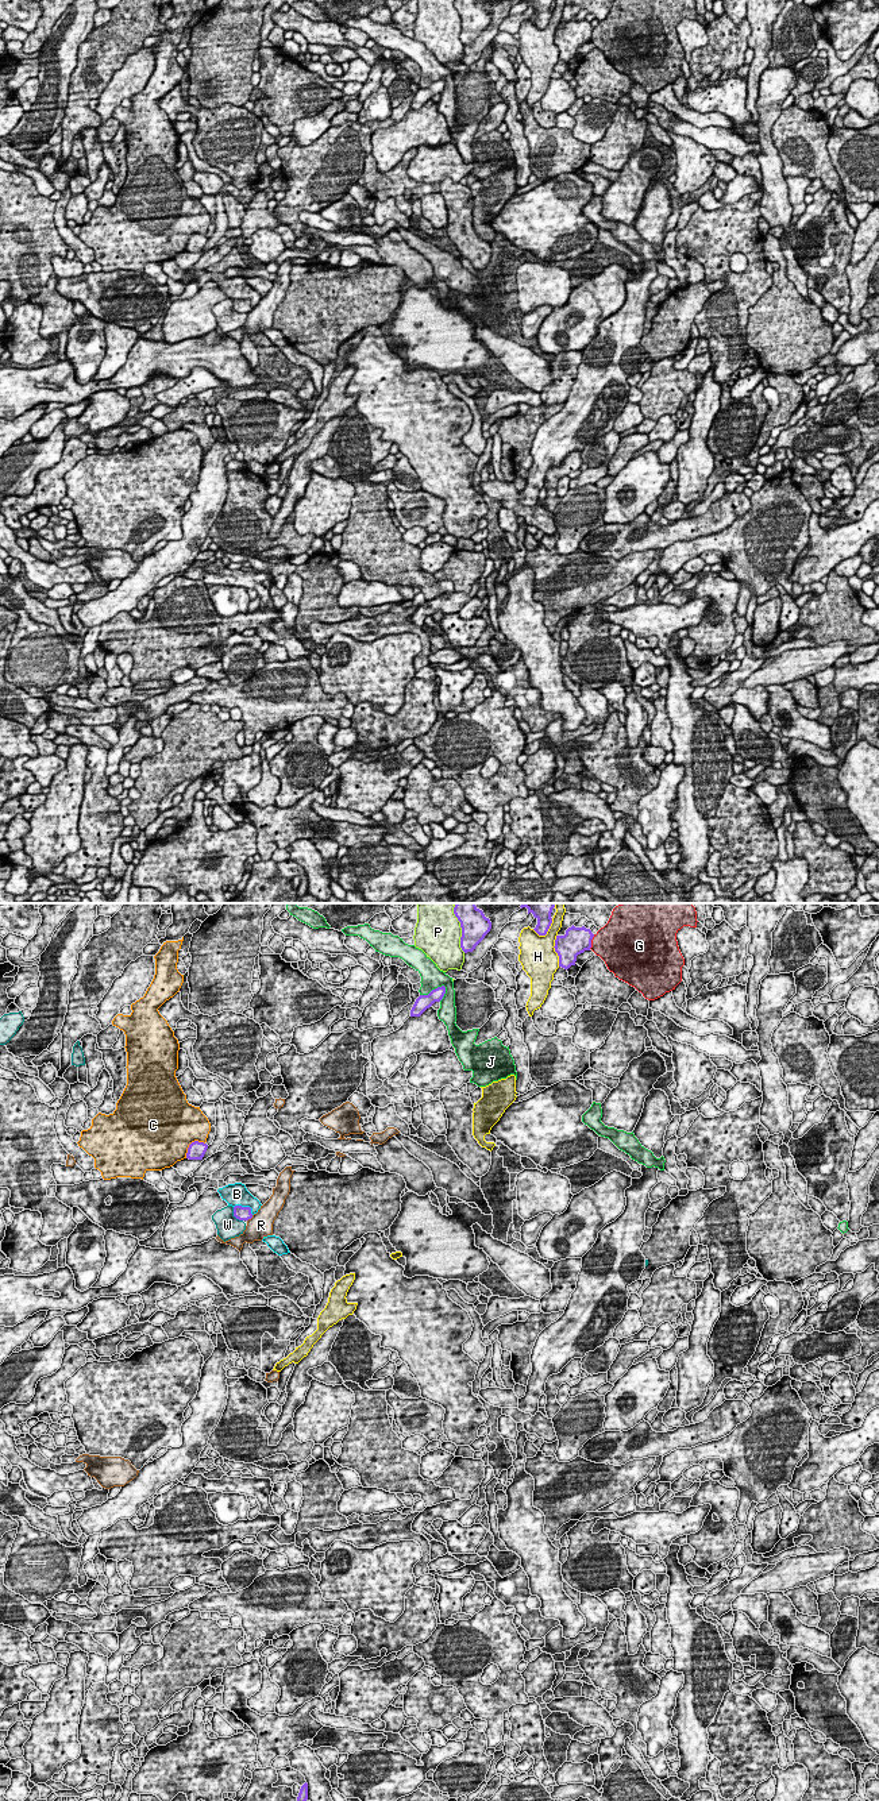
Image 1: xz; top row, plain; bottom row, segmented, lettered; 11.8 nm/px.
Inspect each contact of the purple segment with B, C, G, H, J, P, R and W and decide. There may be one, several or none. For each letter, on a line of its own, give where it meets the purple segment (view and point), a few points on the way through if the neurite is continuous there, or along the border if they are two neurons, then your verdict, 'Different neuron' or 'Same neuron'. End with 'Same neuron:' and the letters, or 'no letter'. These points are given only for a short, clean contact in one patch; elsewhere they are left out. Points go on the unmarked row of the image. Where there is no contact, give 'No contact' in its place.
B: Touches purple at xz (245, 300). Different neuron
C: Touches purple at xz (191, 236). Different neuron
G: Touches purple at xz (590, 34). Different neuron
H: Touches purple at xz (555, 43). Different neuron
J: Touches purple at xz (432, 83). Boundary: xz (446, 80), (438, 78), (420, 88). Different neuron
P: Touches purple at xz (462, 23). Different neuron
R: Touches purple at xz (250, 311). Different neuron
W: Touches purple at xz (234, 308). Different neuron
Same neuron: no letter

